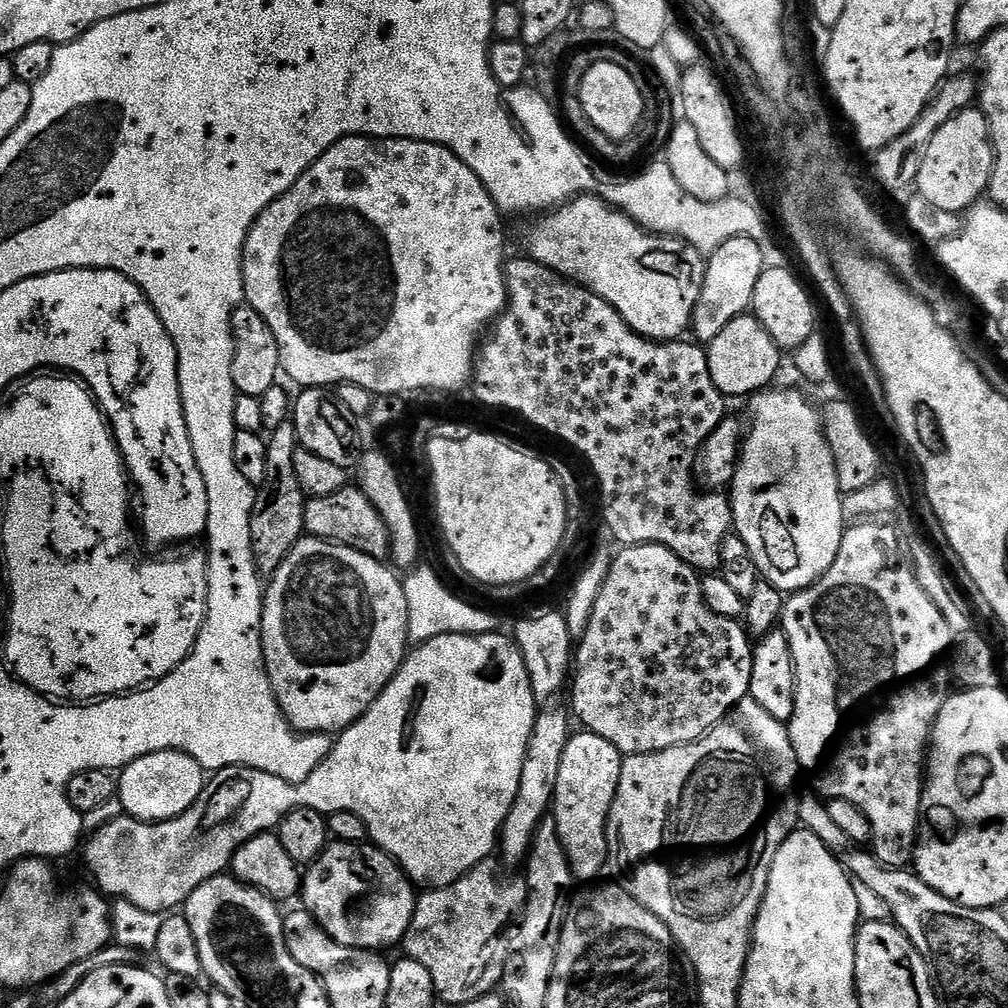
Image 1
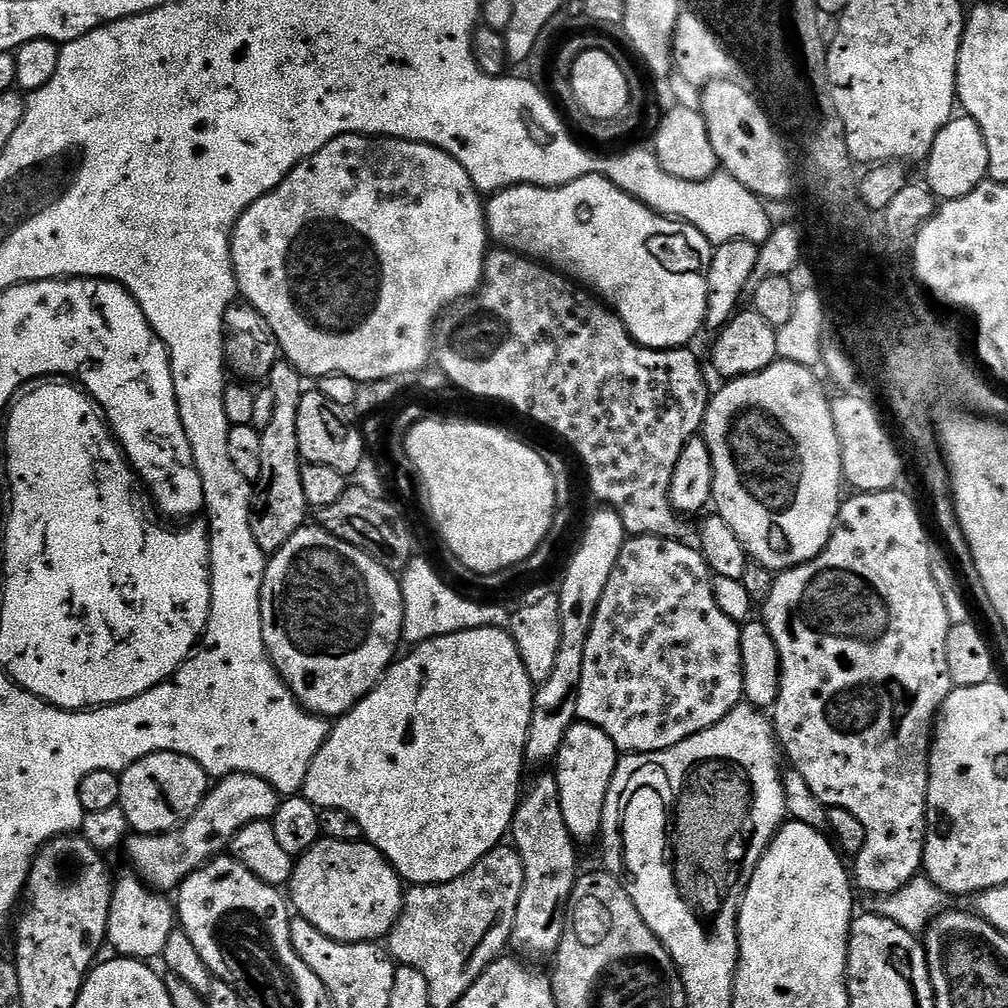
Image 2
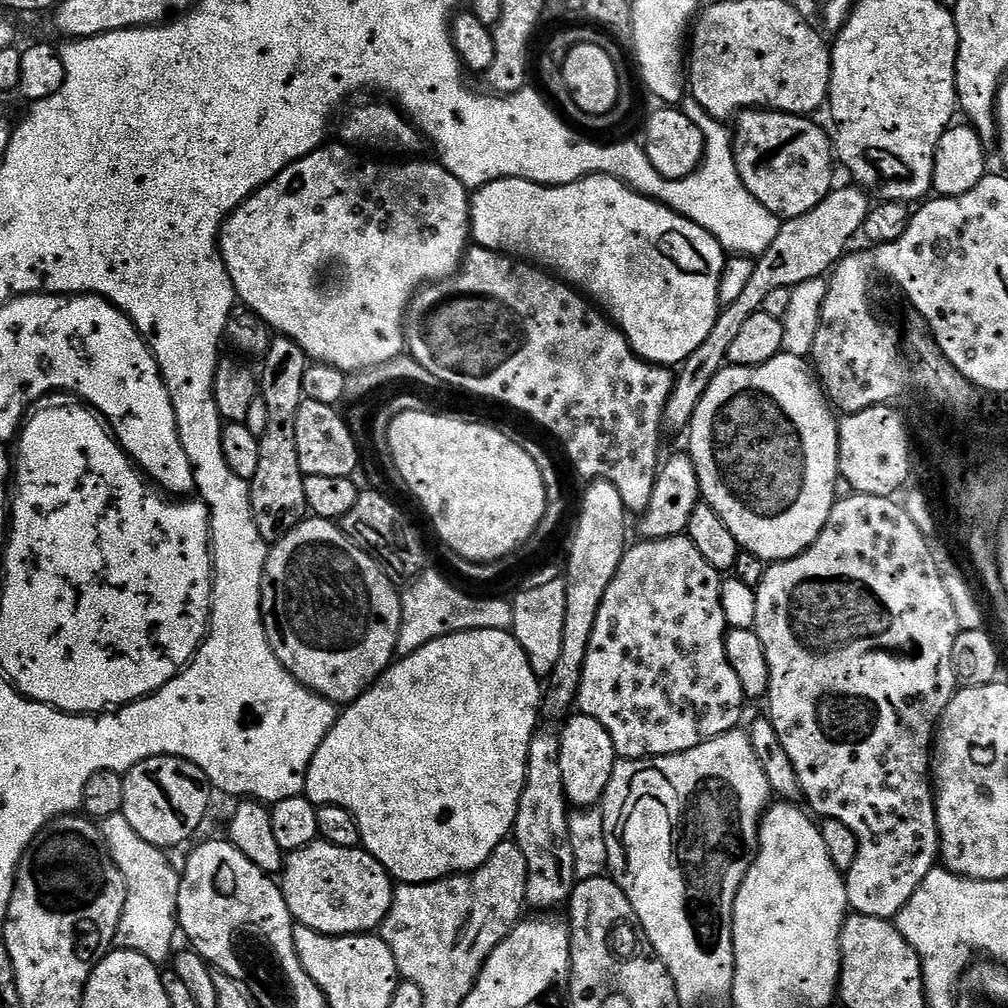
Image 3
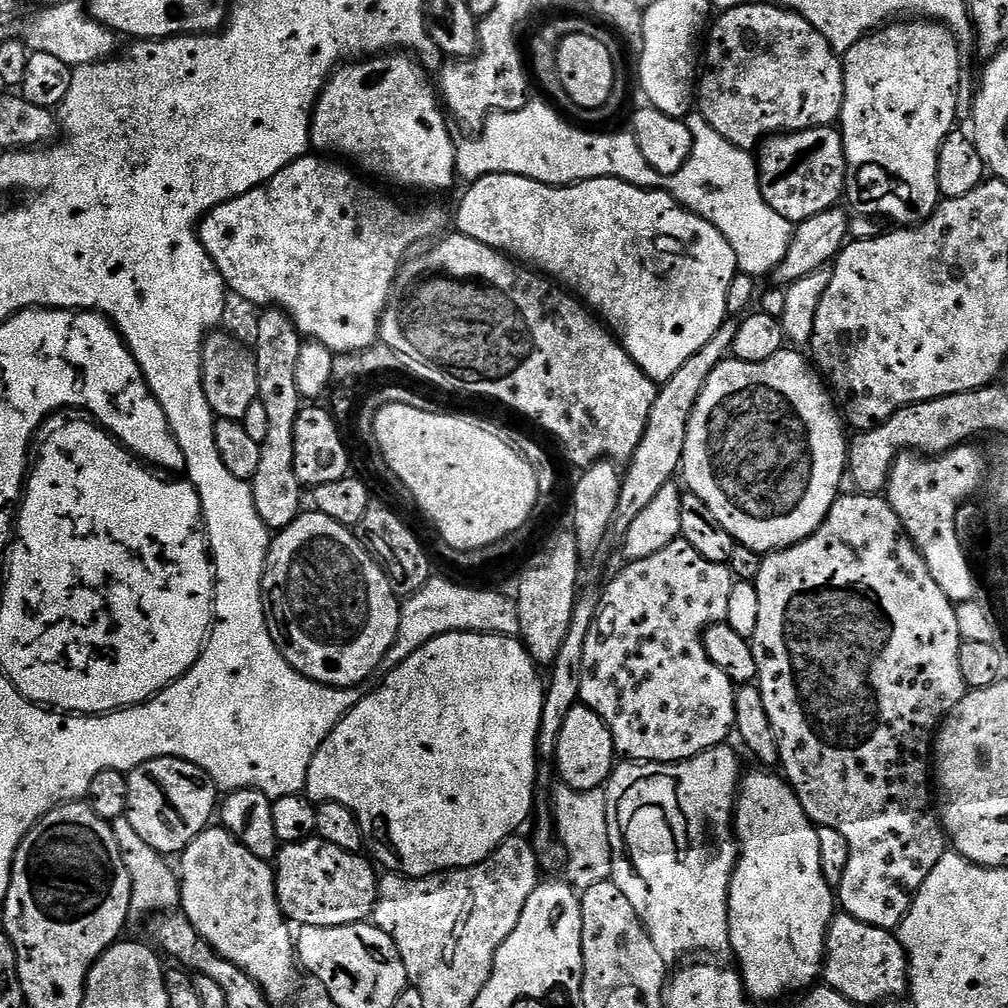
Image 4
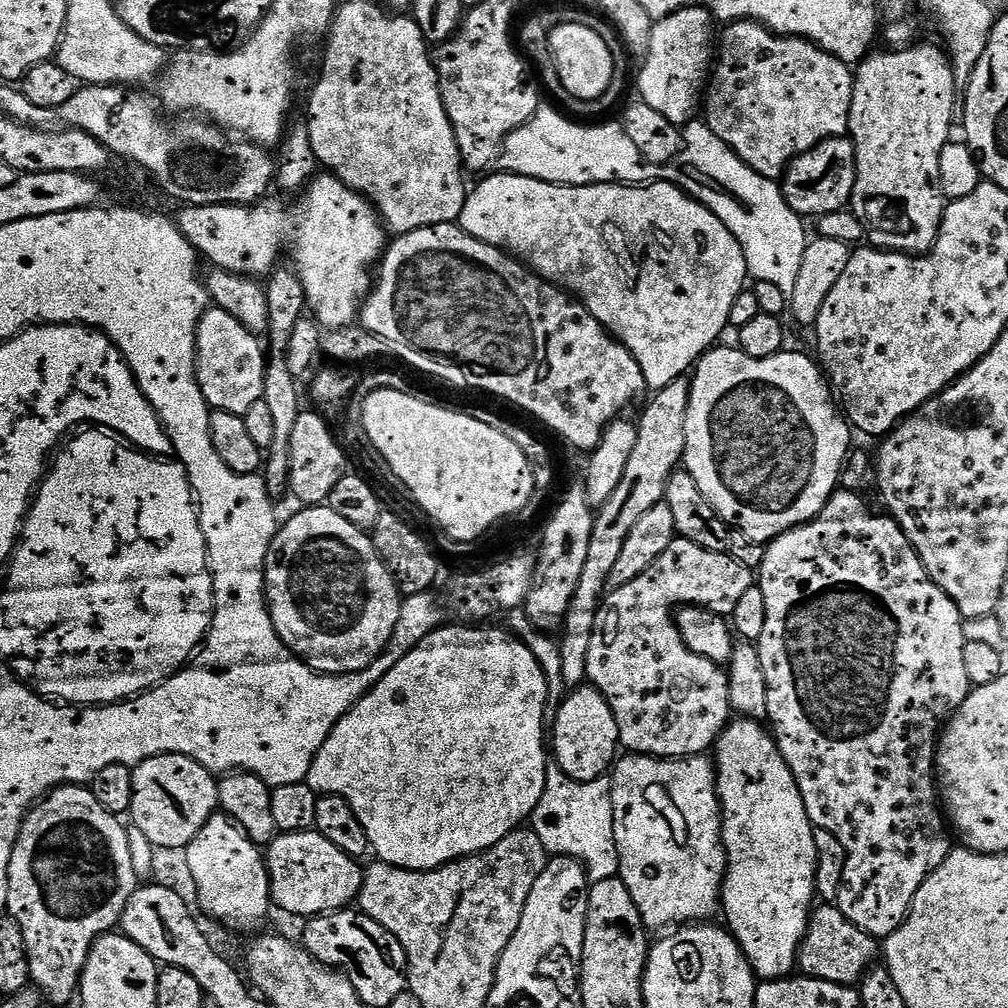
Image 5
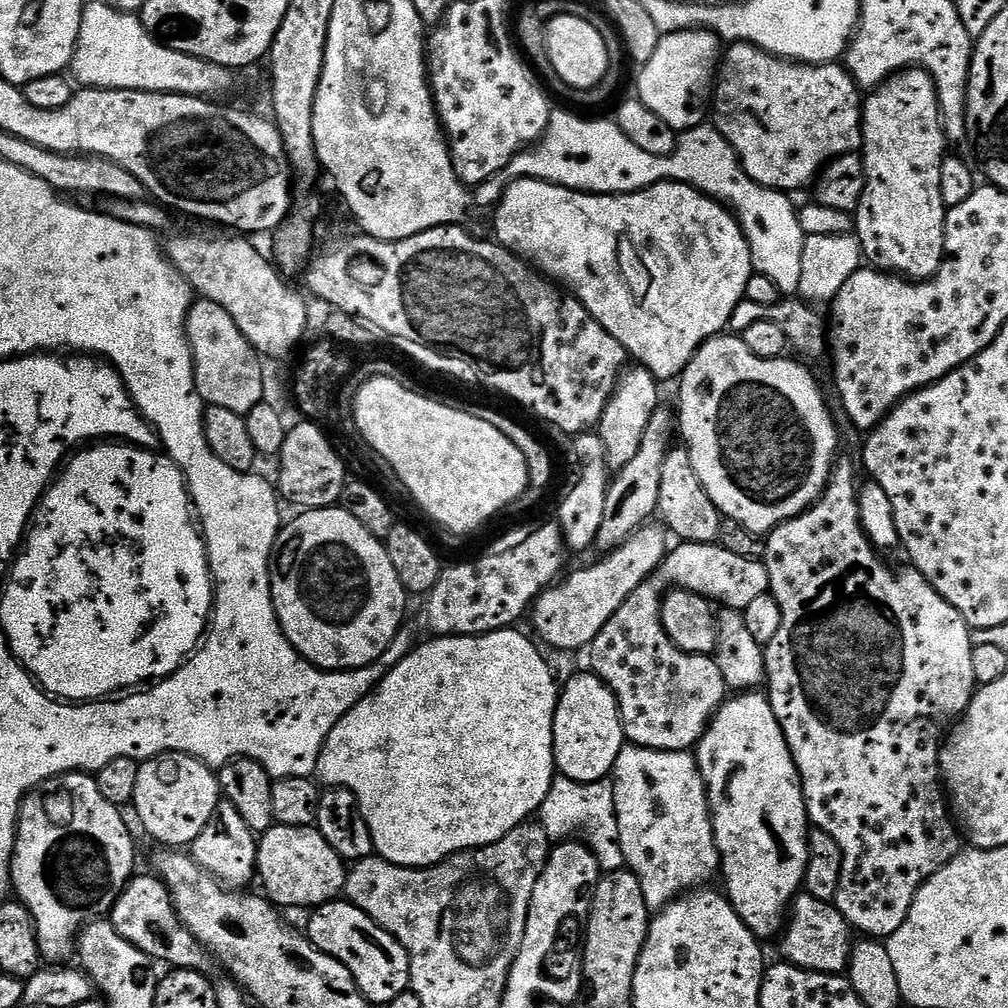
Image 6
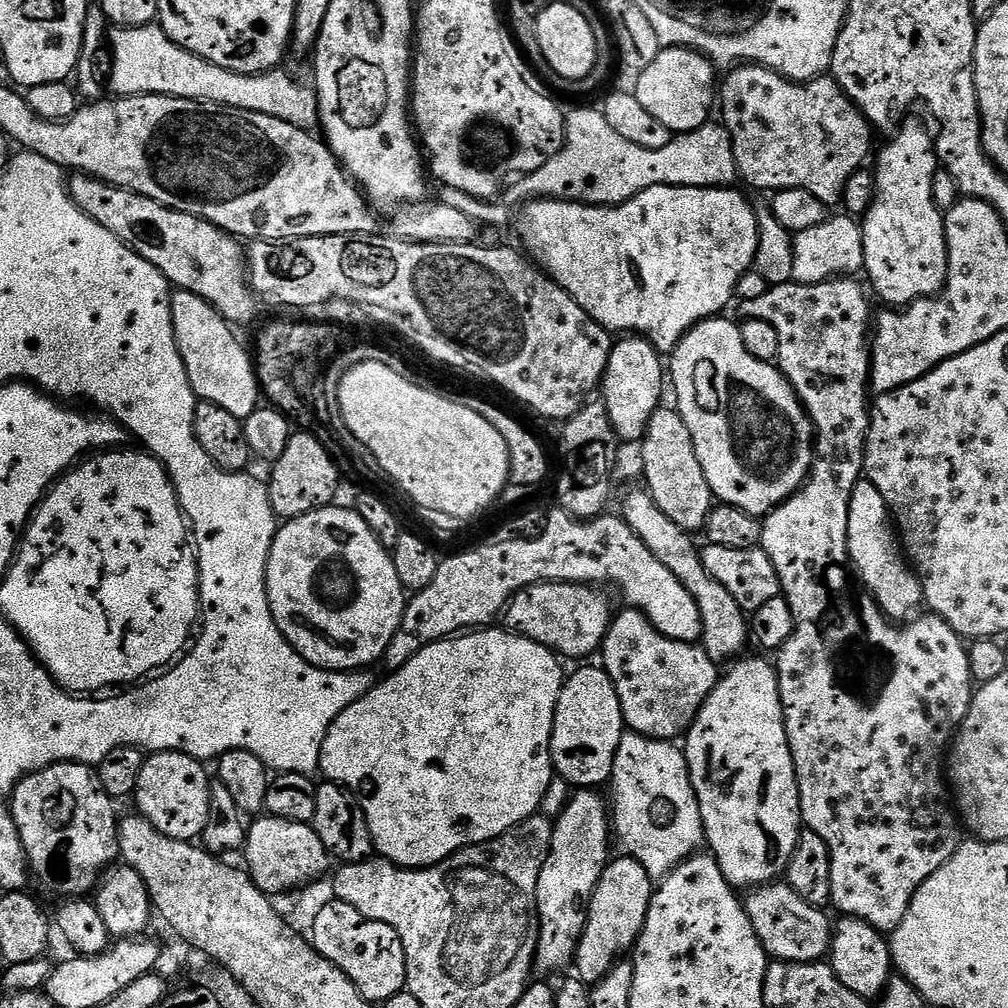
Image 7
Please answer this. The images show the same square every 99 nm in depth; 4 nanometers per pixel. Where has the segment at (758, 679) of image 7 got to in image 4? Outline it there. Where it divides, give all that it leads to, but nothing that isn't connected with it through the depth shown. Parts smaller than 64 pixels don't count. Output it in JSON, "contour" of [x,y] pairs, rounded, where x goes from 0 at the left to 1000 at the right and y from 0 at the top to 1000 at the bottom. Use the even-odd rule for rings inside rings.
{"contour":[[[754,764],[758,766],[746,766],[737,771],[734,775],[734,781],[732,783],[732,789],[730,792],[730,808],[728,811],[728,820],[730,823],[730,832],[732,834],[732,840],[734,843],[734,852],[730,854],[730,863],[726,868],[726,878],[724,879],[724,883],[722,884],[722,918],[724,919],[724,944],[725,947],[730,947],[730,952],[734,957],[732,957],[732,963],[734,966],[735,972],[738,974],[738,983],[741,985],[743,989],[747,993],[750,992],[774,992],[777,988],[785,989],[787,986],[797,985],[799,982],[805,981],[807,977],[811,975],[814,971],[815,961],[817,959],[817,950],[818,950],[818,942],[819,935],[821,934],[821,921],[825,917],[826,909],[830,908],[831,905],[831,889],[827,884],[826,878],[821,876],[821,873],[817,869],[817,860],[815,859],[815,843],[812,839],[812,827],[810,826],[811,818],[807,817],[806,813],[800,808],[800,804],[794,798],[794,793],[791,792],[789,784],[786,782],[786,779],[782,777],[781,773],[777,769],[771,768],[769,770],[769,765],[766,764]]]}

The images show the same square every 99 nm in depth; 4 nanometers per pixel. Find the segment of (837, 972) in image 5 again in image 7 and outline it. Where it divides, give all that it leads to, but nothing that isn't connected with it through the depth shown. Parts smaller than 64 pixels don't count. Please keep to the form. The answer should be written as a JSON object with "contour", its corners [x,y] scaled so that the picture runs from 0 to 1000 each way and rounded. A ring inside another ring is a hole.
{"contour":[[[781,875],[755,877],[753,881],[745,882],[741,889],[737,894],[740,907],[748,919],[748,927],[752,927],[758,943],[767,953],[809,956],[822,947],[827,917],[824,912],[821,914],[822,906],[818,902],[796,895]]]}

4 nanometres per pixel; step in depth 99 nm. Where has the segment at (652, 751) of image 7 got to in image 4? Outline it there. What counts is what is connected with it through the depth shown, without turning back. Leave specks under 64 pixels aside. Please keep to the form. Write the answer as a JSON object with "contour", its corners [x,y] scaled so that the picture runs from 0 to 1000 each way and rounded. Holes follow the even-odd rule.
{"contour":[[[721,737],[700,744],[696,748],[687,750],[683,754],[675,754],[671,758],[641,758],[638,756],[615,756],[608,761],[601,779],[603,789],[603,815],[605,819],[605,843],[607,844],[607,876],[621,887],[625,899],[633,907],[639,917],[643,929],[649,935],[649,942],[659,948],[660,953],[667,954],[670,948],[678,944],[719,944],[724,940],[724,919],[722,918],[722,884],[726,878],[726,868],[730,863],[730,854],[734,852],[734,843],[730,832],[728,811],[730,808],[730,792],[736,765],[730,746],[722,742]]]}

